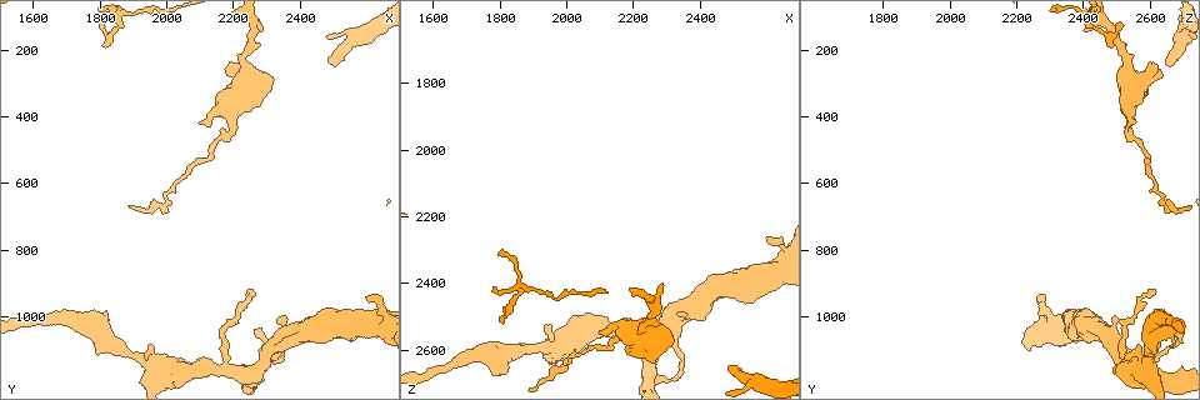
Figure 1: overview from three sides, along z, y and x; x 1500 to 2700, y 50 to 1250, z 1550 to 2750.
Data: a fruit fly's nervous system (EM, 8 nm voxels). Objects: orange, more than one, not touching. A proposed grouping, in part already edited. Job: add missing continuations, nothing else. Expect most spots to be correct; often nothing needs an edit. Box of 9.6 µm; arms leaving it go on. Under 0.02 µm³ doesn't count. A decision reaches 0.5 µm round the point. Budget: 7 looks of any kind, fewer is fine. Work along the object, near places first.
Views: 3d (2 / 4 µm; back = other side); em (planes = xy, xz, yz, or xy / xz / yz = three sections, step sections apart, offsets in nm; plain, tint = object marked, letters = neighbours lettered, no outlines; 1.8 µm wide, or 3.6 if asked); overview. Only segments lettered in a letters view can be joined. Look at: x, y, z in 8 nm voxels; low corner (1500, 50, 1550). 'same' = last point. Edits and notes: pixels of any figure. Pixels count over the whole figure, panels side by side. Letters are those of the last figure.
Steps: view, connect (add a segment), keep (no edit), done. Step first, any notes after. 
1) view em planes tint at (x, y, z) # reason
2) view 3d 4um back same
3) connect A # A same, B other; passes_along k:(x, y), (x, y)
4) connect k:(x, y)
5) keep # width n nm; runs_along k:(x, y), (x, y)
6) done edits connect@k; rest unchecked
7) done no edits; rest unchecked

view em planes letters at (2490, 230, 2650) # free end

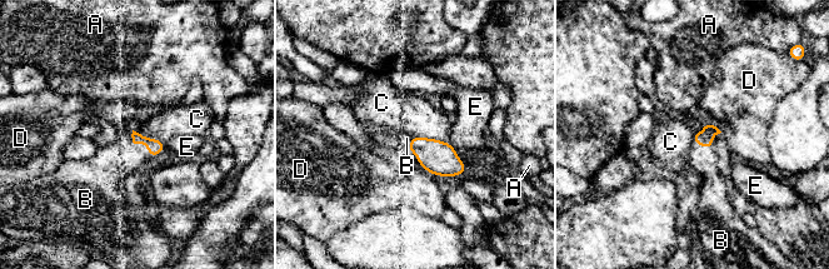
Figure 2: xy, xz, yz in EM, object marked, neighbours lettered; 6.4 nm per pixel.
connect B # A other, B same, C other, D other, E other; passes_along 2:(155, 147), (141, 143), (111, 164); the cell continues

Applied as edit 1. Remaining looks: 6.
view overview

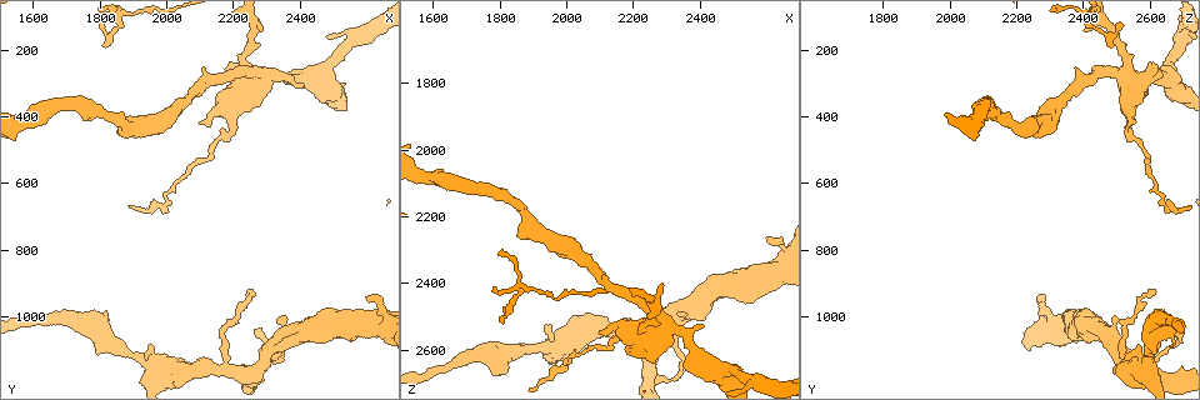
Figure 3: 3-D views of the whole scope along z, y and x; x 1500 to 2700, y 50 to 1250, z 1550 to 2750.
view em planes letters at (2280, 140, 2400) # an open end

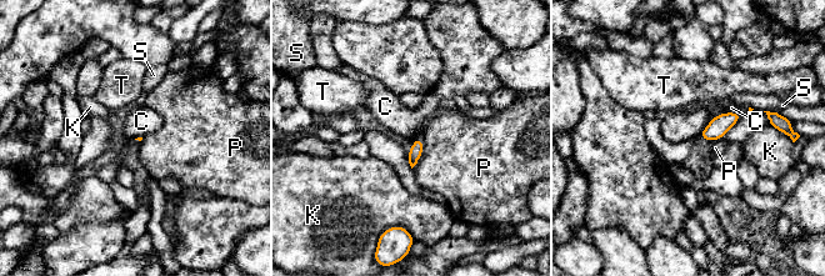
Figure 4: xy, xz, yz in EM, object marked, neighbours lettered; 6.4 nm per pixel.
keep # C other, K other, P other, S other, T other; border 4:(723, 113), (740, 113), (743, 115); none of them fits

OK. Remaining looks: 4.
view 3d 4um at (2230, 230, 2600) # an open end

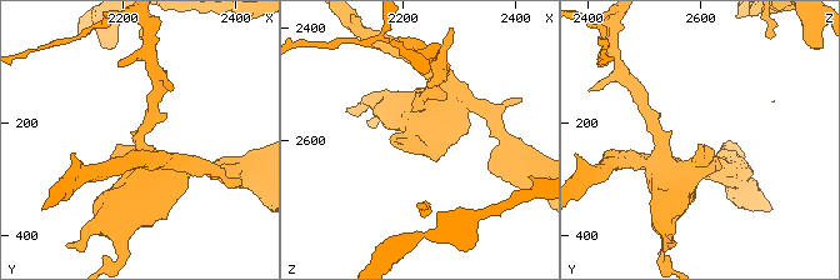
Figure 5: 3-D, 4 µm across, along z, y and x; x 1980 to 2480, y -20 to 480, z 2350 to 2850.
view em 3.6um planes letters at (2230, 235, 2600) # now the EM

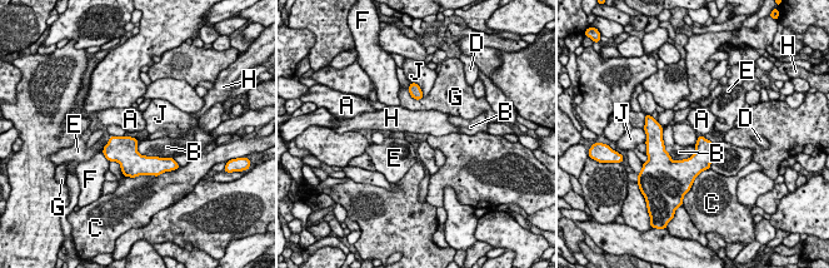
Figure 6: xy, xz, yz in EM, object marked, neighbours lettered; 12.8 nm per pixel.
keep # width 190 nm; A other, B other, C other, D other, E other, F other, G other, H other, J other; border 6:(698, 137), (694, 144); none of them fits

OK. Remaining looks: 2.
done edits connect@2; rest unchecked

